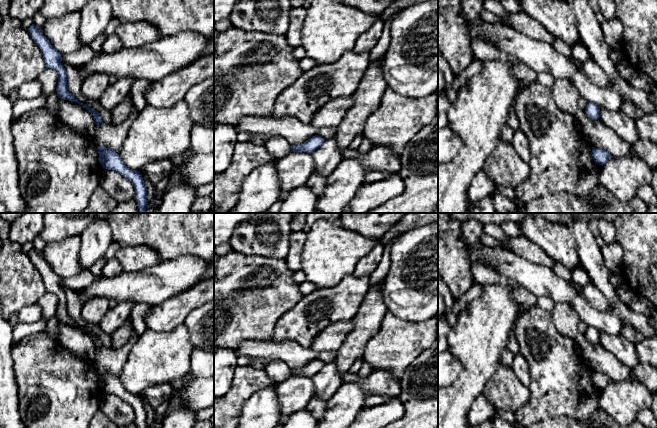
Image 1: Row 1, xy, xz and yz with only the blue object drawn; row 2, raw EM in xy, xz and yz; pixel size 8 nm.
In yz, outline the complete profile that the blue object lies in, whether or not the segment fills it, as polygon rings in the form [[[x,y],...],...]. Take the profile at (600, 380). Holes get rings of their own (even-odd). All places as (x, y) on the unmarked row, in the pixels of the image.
[[[592,371],[592,381],[594,385],[603,390],[605,389],[613,380],[602,372]]]

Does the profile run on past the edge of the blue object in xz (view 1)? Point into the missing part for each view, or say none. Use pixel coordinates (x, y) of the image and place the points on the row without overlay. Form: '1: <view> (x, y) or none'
1: none

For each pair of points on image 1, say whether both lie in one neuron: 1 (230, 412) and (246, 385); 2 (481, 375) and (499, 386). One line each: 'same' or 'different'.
1: same
2: different

